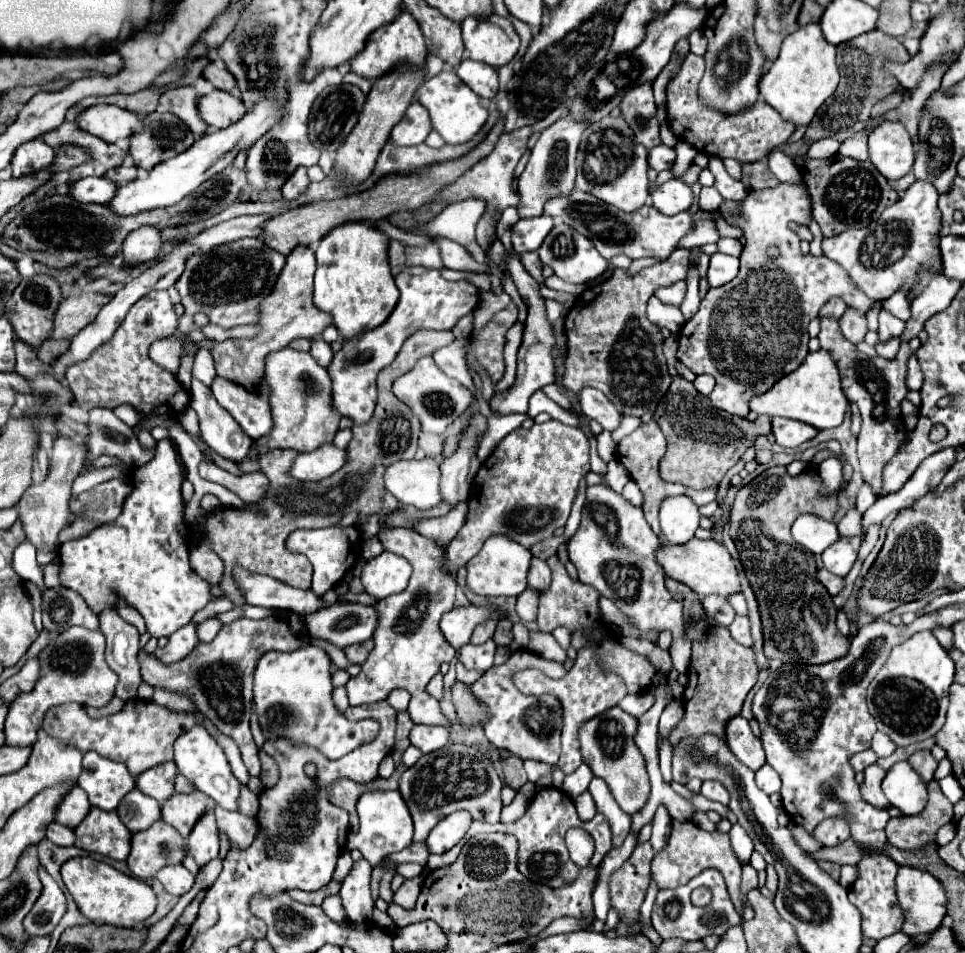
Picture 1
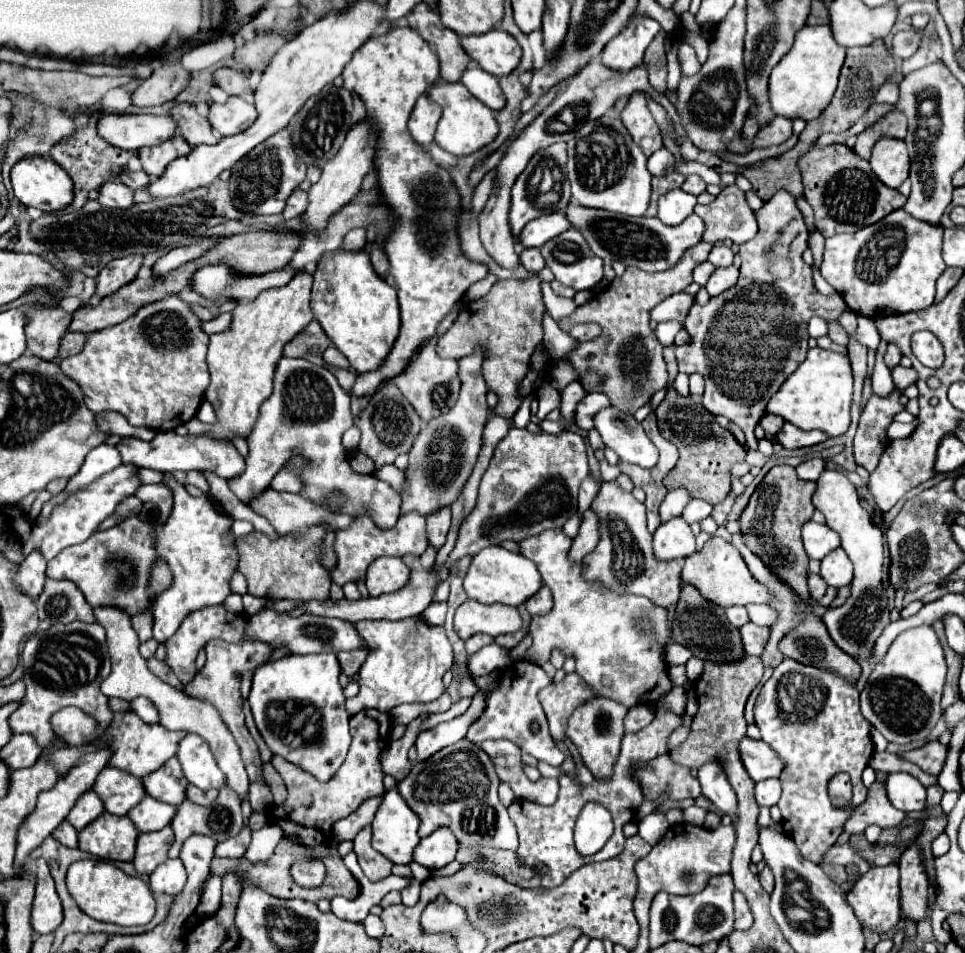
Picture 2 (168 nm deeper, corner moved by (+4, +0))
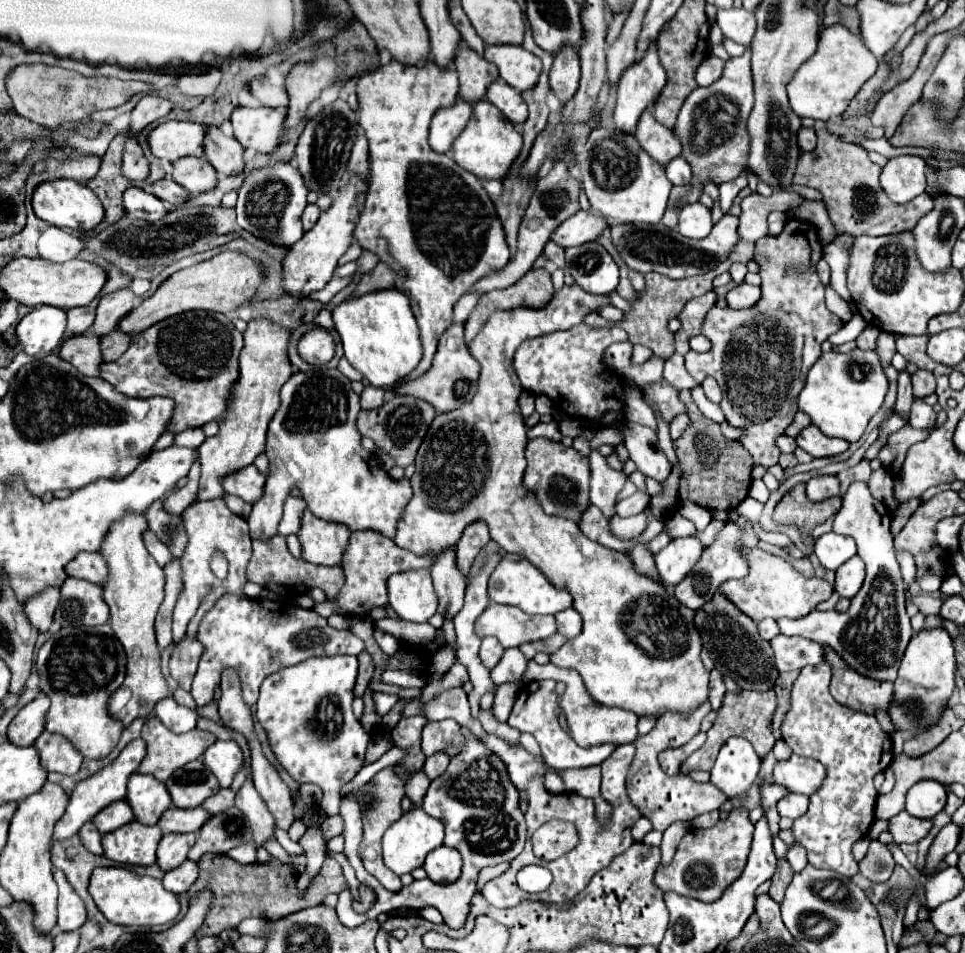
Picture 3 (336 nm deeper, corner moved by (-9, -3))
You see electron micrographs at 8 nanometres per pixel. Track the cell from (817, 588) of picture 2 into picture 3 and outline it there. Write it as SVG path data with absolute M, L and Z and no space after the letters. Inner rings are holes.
M747 549L745 559L749 563L749 575L743 579L733 579L723 583L721 593L735 603L747 617L751 617L755 623L759 623L765 617L771 619L781 619L781 617L789 617L789 619L799 619L805 617L807 613L811 613L815 609L817 603L827 601L833 593L833 587L823 581L823 579L805 579L799 571L795 571L791 567L791 563L787 563L781 557L775 557L763 549Z

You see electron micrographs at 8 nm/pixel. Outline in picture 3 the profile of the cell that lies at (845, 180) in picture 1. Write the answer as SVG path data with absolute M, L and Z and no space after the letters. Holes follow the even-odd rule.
M815 121L815 131L819 137L817 149L801 153L793 183L807 185L823 193L829 217L839 233L895 235L903 231L913 231L917 221L933 209L933 201L927 197L927 193L903 205L893 203L879 185L881 167L869 159L867 151L861 145L841 141L841 137L831 133L827 129L827 123L823 121Z

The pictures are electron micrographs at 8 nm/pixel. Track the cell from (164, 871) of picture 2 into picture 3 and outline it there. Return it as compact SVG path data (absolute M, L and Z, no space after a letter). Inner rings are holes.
M185 861L181 867L167 871L163 877L163 887L175 895L187 893L187 889L197 881L199 865L195 861Z

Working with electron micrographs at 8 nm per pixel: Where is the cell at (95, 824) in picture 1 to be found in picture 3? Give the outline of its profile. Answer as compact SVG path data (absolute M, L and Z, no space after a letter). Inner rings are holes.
M131 821L103 835L105 857L129 865L153 865L161 837L163 831L157 825L147 827L139 825L137 821Z

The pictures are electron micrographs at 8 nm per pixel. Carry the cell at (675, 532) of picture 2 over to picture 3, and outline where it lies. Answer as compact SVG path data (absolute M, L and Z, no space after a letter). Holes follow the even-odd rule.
M695 537L673 539L665 549L655 555L657 571L665 587L675 587L685 579L703 553L703 545Z

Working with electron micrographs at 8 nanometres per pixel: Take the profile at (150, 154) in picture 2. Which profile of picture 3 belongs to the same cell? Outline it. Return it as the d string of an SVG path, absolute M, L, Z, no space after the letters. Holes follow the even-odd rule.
M183 157L173 163L173 181L193 195L207 193L217 187L217 173L203 157Z

